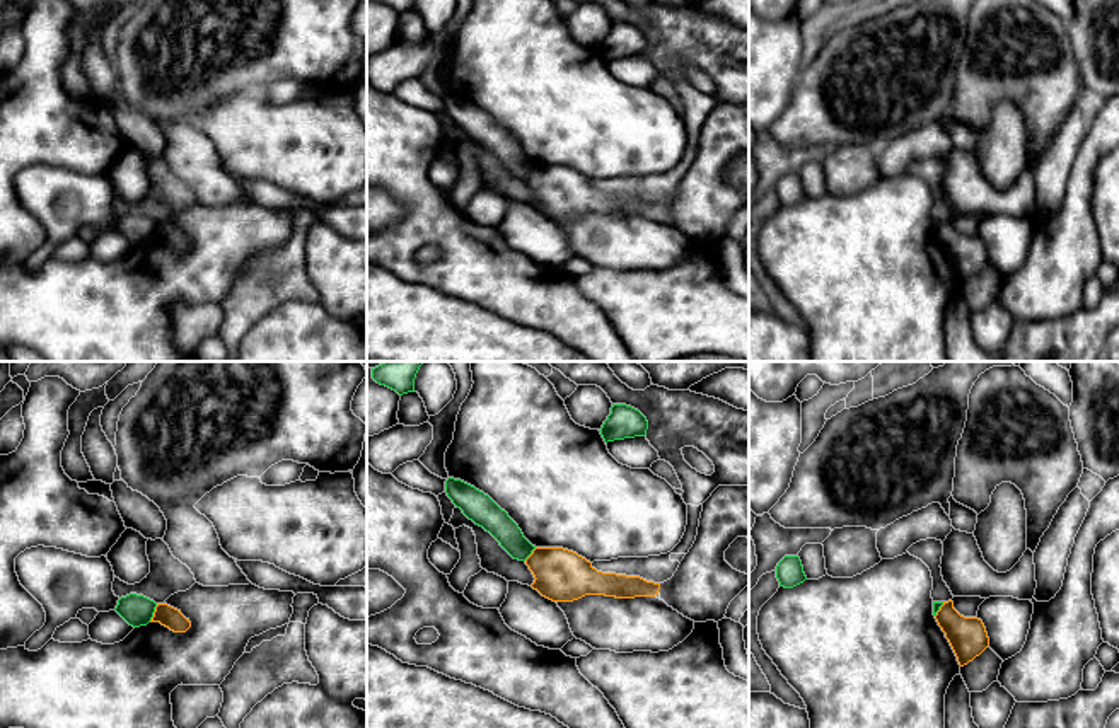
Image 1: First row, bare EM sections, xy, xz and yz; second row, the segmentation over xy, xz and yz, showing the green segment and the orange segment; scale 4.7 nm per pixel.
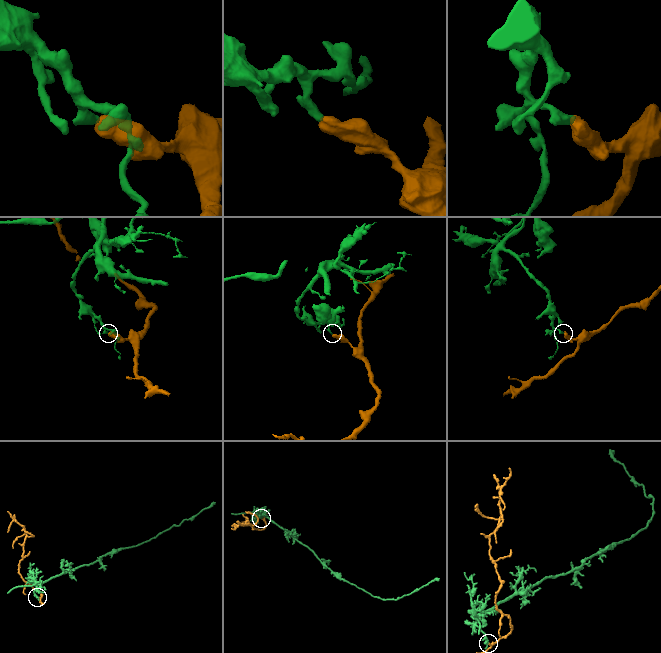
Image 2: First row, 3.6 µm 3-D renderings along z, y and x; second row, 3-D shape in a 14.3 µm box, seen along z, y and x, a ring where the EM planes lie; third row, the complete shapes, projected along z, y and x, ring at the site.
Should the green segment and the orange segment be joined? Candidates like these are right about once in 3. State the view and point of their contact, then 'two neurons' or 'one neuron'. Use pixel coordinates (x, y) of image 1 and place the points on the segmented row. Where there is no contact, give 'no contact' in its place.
xy (154, 611) | two neurons

